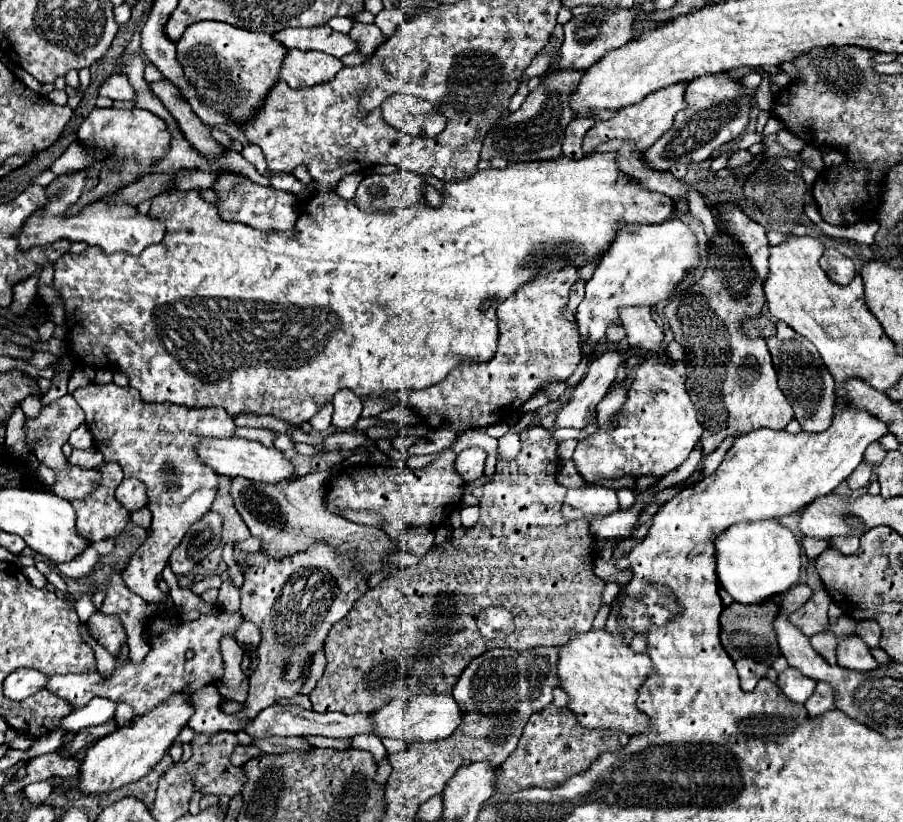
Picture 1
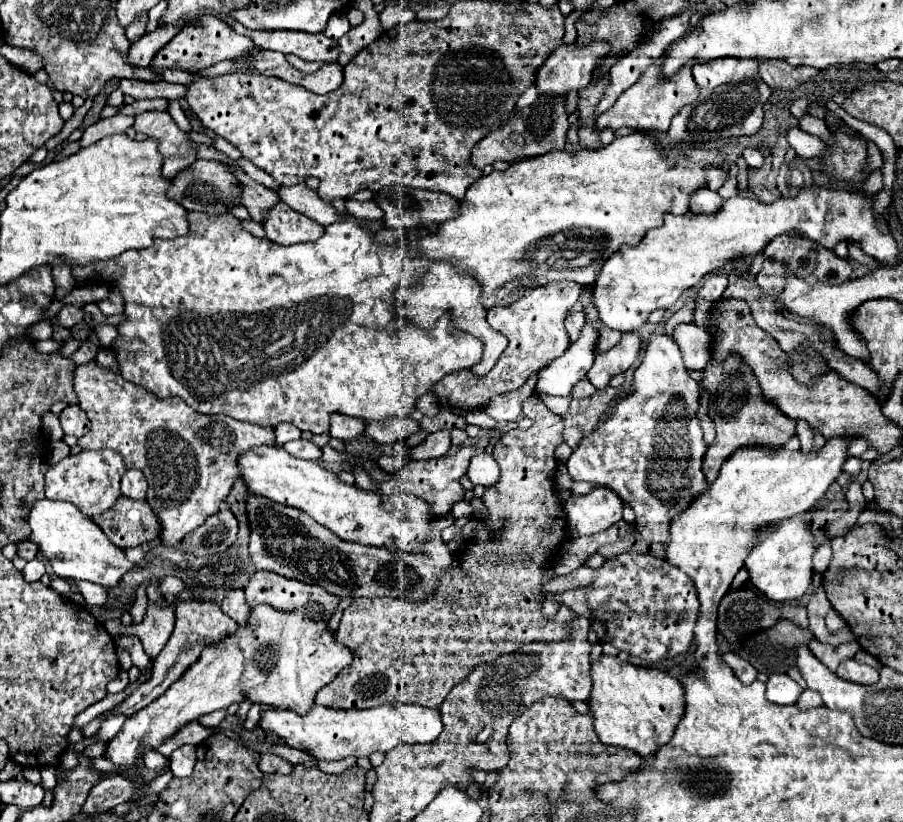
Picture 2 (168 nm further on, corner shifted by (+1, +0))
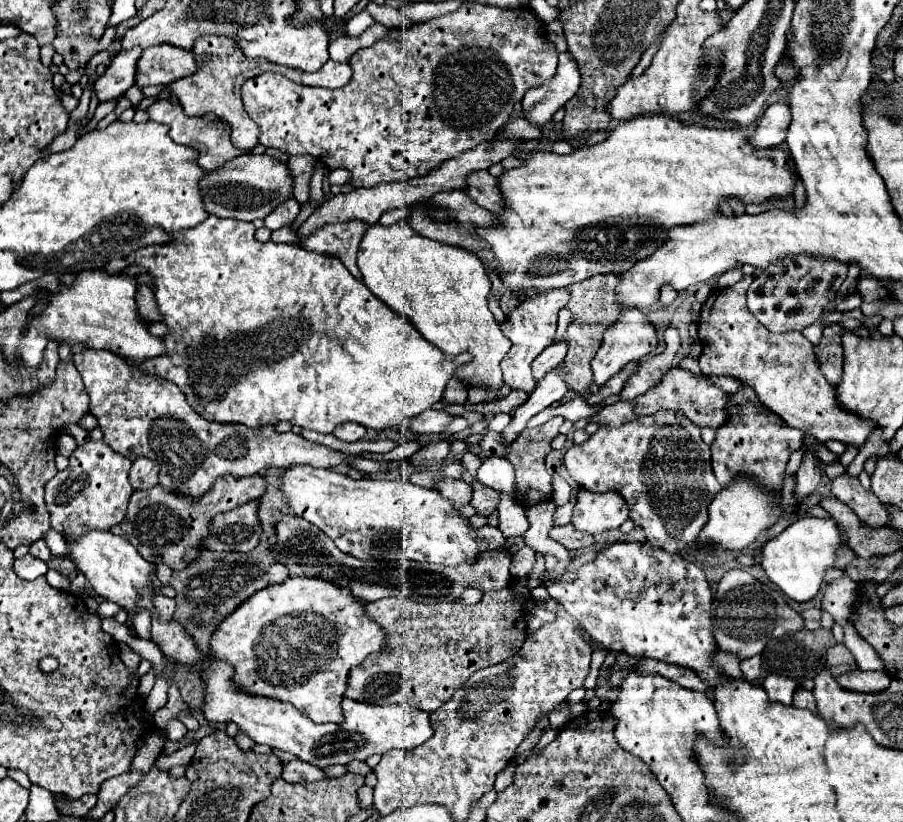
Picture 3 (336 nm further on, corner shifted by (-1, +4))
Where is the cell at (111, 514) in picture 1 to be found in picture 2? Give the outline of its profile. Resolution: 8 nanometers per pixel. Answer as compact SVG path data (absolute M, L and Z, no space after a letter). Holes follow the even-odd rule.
M122 496L108 512L94 518L102 532L118 548L136 548L152 540L160 540L162 524L154 516L150 504L134 502Z

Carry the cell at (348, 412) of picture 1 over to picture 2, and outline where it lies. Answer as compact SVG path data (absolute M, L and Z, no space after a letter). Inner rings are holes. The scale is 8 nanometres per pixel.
M332 414L330 436L338 438L338 440L354 440L364 434L364 426L366 426L366 422L362 422L362 420L342 416L342 414Z

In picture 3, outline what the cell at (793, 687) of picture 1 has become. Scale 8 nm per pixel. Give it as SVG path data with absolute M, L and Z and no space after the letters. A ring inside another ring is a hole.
M770 674L764 678L762 686L766 688L768 692L768 698L772 702L782 702L786 706L792 704L792 696L798 688L798 684L792 680L792 678L786 678L786 676L778 676L778 674Z

